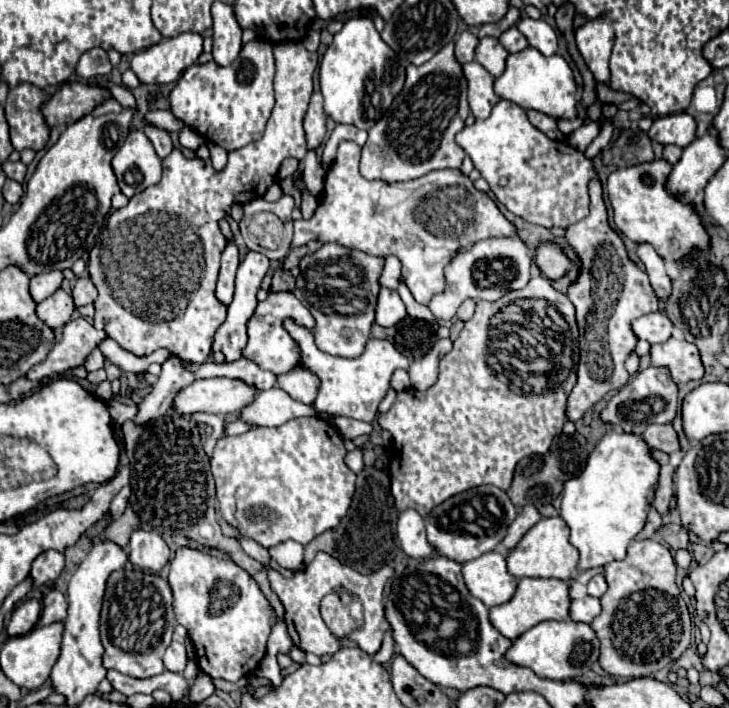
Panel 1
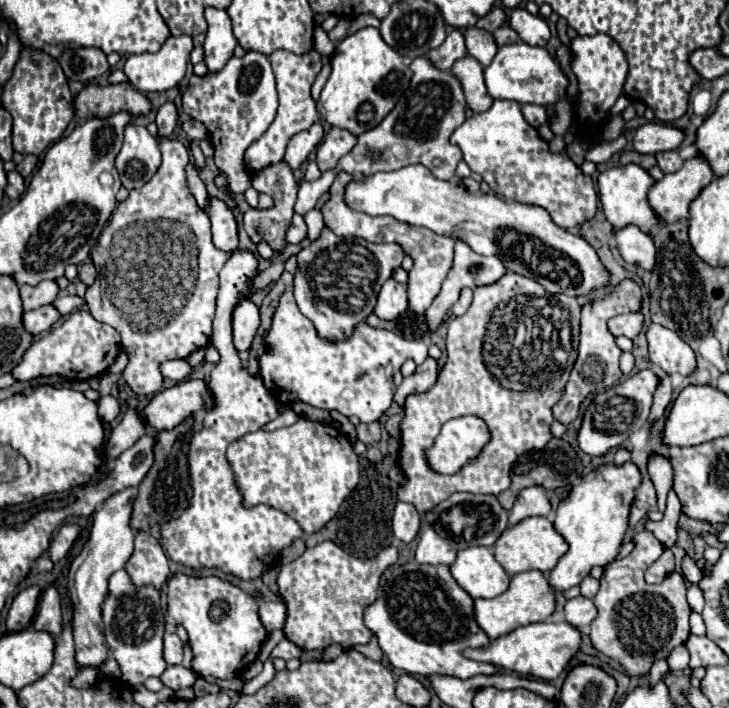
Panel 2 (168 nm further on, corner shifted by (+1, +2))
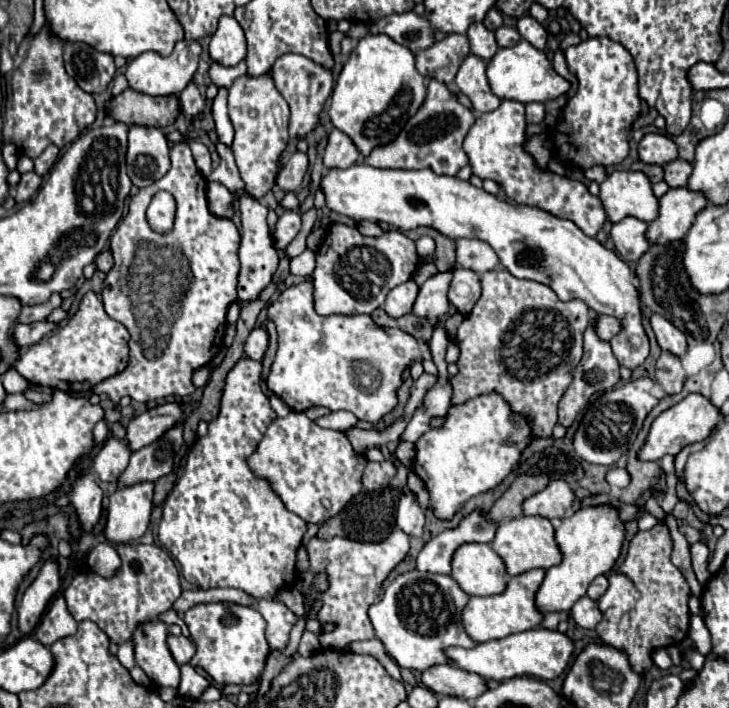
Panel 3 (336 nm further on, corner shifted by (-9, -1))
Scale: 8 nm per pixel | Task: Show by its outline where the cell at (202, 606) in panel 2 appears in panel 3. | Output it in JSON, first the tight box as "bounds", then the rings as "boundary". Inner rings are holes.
{"bounds":[185,603,269,685],"boundary":[[[201,603],[193,605],[185,613],[185,623],[197,645],[195,657],[189,661],[193,667],[201,667],[219,685],[245,685],[259,683],[263,665],[269,655],[269,643],[265,639],[265,619],[255,607],[227,603]]]}

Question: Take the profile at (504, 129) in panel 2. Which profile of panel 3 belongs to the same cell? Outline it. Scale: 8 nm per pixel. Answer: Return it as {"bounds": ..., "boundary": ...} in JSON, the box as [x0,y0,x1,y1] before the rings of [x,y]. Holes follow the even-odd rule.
{"bounds":[463,101,607,237],"boundary":[[[501,101],[501,105],[491,113],[477,115],[473,127],[469,129],[463,149],[469,157],[469,165],[473,173],[481,179],[493,179],[503,187],[507,197],[515,199],[521,205],[533,205],[563,219],[571,219],[585,235],[595,237],[603,227],[607,215],[601,199],[591,195],[587,185],[581,181],[557,175],[549,169],[541,169],[537,161],[525,151],[527,141],[527,121],[525,121],[525,105],[519,101]]]}

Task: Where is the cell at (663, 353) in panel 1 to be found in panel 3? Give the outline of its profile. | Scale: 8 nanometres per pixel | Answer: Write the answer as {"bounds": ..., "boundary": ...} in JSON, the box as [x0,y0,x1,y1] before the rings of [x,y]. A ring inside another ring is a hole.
{"bounds":[651,313,687,359],"boundary":[[[651,313],[651,327],[655,331],[657,343],[659,343],[663,353],[671,353],[671,355],[675,355],[679,359],[685,357],[687,339],[677,327],[673,327],[667,319],[663,319],[661,315],[655,315],[655,313]]]}

